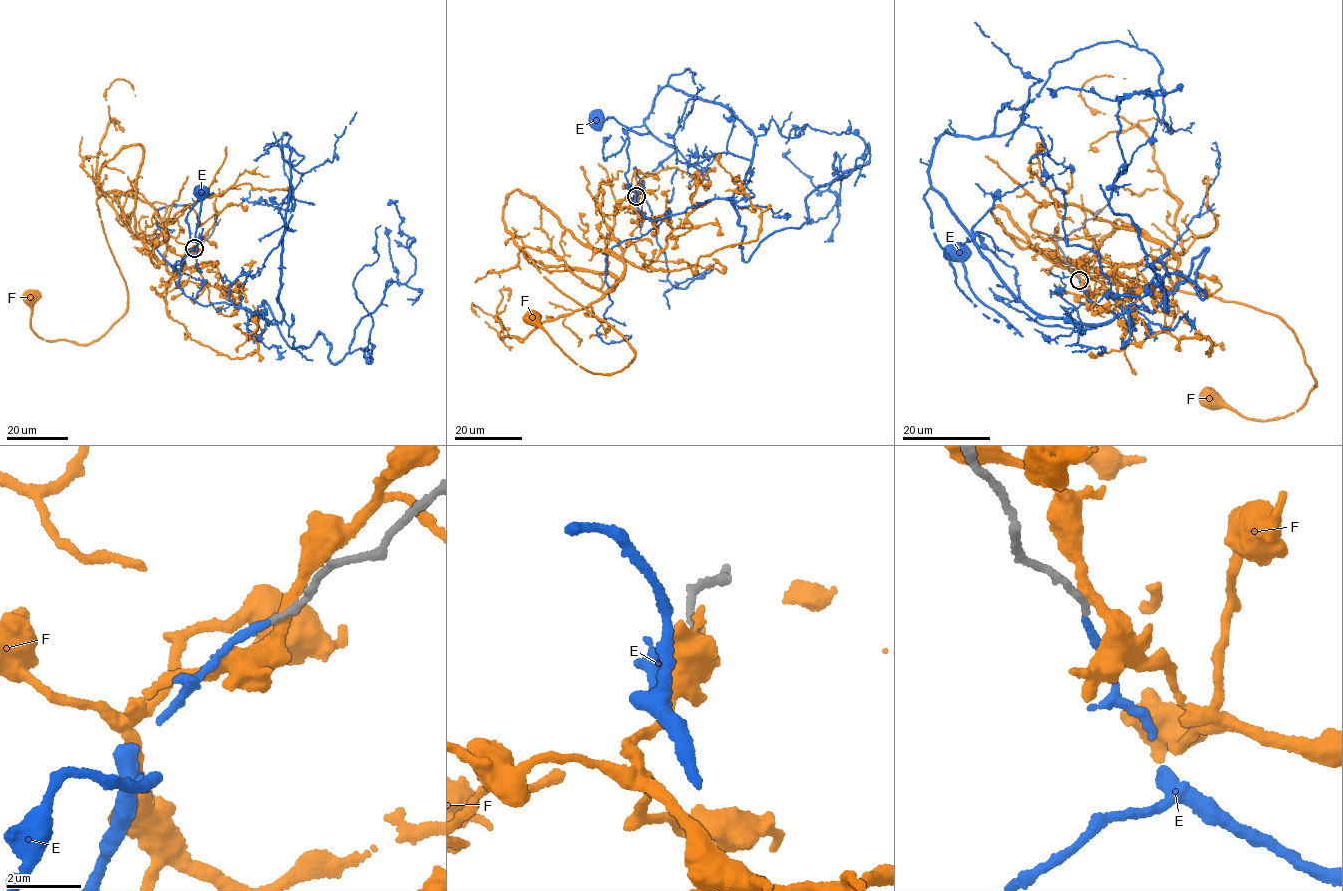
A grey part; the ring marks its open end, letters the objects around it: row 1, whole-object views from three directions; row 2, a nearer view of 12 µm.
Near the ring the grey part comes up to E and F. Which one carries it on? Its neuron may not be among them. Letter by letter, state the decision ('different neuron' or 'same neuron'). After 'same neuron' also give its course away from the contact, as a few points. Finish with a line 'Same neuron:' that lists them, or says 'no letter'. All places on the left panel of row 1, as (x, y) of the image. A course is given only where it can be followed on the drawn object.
E: same neuron | via (194, 248), (173, 269), (197, 245), (201, 192)
F: different neuron
Same neuron: E

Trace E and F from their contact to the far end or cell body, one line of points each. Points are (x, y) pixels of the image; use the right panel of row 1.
E: (1079, 279), (1089, 300), (1070, 313), (1074, 327), (1038, 323), (1002, 302), (985, 304), (969, 286), (958, 251)
F: (1078, 278), (1114, 296), (1147, 255), (1175, 285), (1131, 227), (1091, 277), (1295, 332), (1299, 409), (1210, 398)

